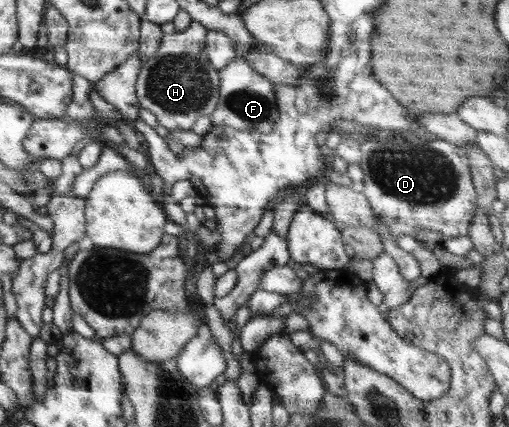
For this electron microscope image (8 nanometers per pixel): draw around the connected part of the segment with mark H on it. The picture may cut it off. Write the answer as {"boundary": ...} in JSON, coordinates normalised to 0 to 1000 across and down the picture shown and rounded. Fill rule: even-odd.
{"boundary":[[[377,49],[361,73],[322,80],[314,110],[285,143],[267,192],[267,222],[277,253],[293,255],[328,307],[371,307],[391,274],[424,253],[432,225],[432,183],[409,143],[405,84],[409,70]]]}

